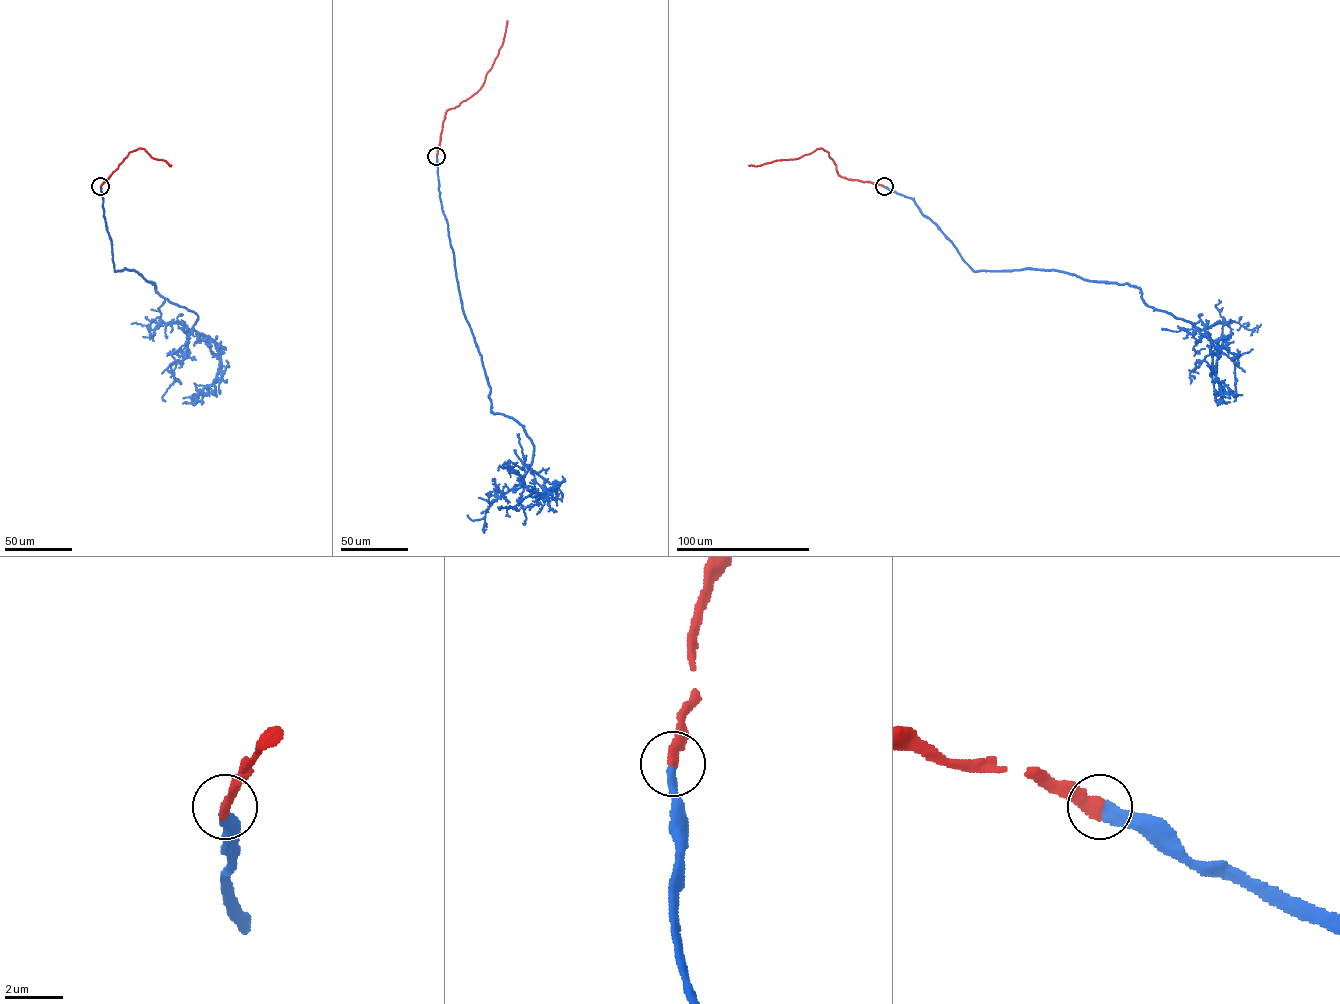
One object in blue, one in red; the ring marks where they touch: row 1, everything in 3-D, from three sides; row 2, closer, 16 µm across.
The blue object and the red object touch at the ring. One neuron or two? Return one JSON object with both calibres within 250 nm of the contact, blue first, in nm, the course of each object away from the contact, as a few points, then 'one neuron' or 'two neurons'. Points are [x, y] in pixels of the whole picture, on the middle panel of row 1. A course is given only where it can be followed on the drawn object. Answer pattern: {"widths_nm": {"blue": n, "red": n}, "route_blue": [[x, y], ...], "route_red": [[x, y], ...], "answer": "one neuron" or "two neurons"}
{"widths_nm": {"blue": 400, "red": 440}, "route_blue": [[436, 156], [462, 310], [490, 388], [491, 410], [522, 426], [533, 445], [529, 468], [556, 484], [518, 497]], "route_red": [[436, 156], [445, 112], [458, 106], [483, 85], [502, 44], [507, 21]], "answer": "one neuron"}

